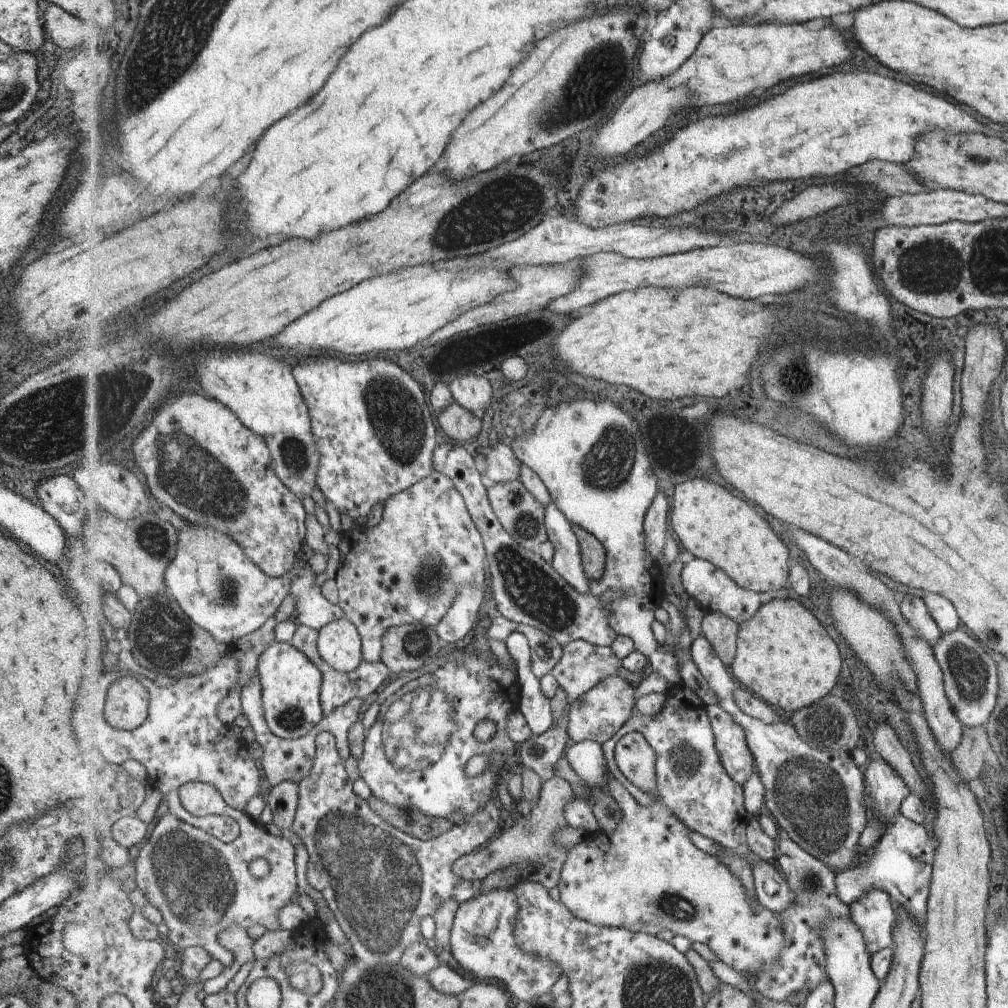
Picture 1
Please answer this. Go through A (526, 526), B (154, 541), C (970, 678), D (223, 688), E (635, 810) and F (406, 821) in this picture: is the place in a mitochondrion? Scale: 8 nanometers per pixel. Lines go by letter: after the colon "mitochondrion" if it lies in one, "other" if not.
A: mitochondrion
B: mitochondrion
C: mitochondrion
D: other
E: other
F: mitochondrion

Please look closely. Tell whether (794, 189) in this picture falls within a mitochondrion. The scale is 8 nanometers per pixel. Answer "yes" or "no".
no

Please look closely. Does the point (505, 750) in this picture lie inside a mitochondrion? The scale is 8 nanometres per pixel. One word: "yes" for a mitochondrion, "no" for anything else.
no

